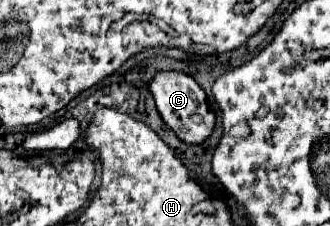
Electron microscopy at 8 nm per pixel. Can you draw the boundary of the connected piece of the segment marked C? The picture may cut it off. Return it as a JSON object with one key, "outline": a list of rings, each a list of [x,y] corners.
{"outline":[[[158,71],[150,81],[150,93],[156,101],[158,113],[162,115],[164,123],[186,143],[202,143],[214,129],[214,113],[206,103],[206,93],[200,85],[182,71]]]}

